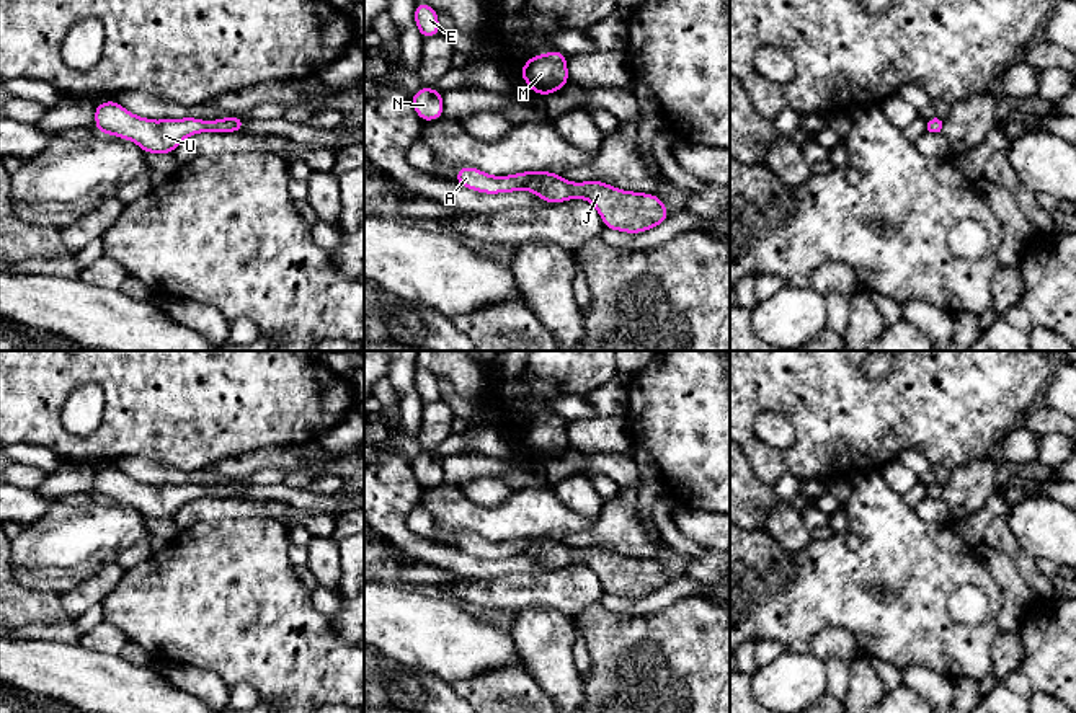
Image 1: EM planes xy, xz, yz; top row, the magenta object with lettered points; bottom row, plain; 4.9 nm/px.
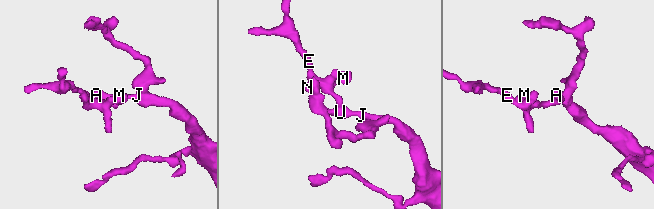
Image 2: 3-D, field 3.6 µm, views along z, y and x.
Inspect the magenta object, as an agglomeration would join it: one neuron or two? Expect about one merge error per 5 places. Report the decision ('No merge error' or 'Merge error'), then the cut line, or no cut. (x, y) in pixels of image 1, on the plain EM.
No merge error. No split

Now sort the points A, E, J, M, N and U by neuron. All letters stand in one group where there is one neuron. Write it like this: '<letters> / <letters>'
A E J M N U

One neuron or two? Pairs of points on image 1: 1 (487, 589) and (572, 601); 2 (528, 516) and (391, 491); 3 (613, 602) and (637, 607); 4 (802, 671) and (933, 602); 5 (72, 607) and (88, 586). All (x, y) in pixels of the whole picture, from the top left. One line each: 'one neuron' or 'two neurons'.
1: one neuron
2: two neurons
3: one neuron
4: two neurons
5: one neuron

